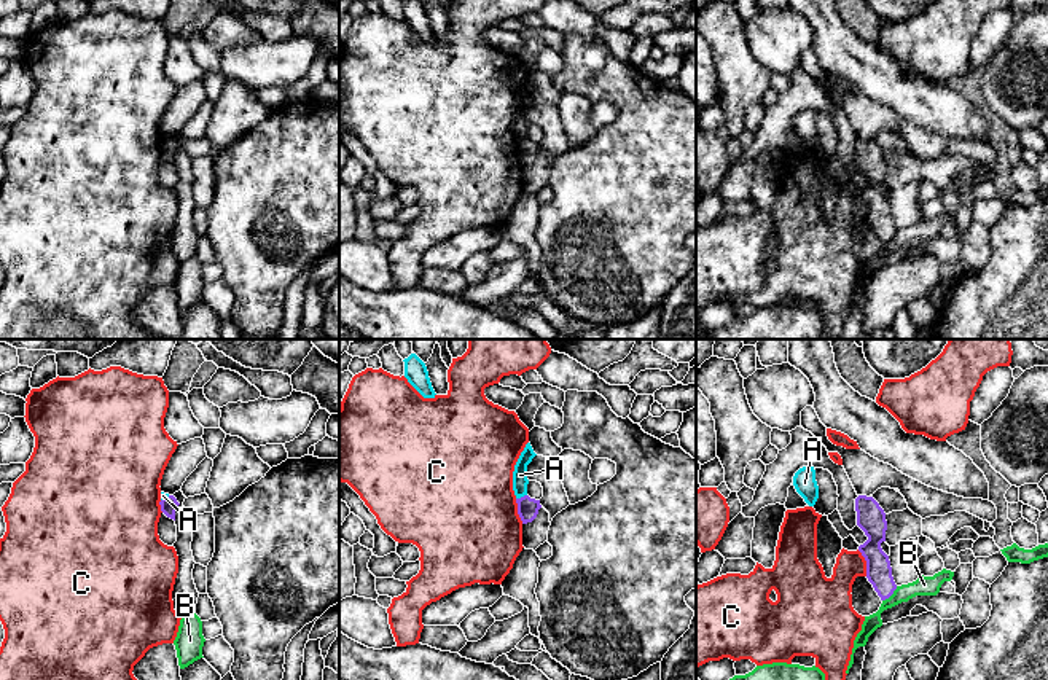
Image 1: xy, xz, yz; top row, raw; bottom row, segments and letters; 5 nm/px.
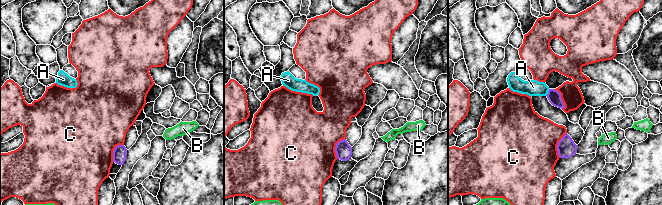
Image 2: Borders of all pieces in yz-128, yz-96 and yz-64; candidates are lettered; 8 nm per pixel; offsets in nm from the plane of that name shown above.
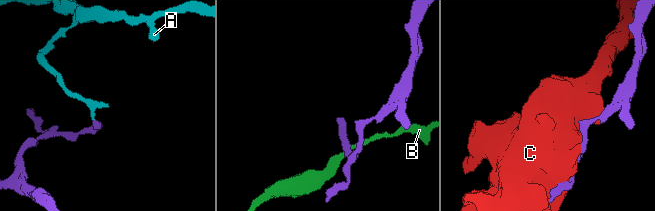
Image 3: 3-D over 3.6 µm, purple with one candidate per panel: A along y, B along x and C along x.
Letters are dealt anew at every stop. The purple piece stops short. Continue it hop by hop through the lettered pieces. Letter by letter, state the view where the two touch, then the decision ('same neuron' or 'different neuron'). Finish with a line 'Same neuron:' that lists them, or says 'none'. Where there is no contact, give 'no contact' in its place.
A: contact in xz; different neuron
B: contact in yz; different neuron
C: contact in yz; different neuron
Same neuron: none

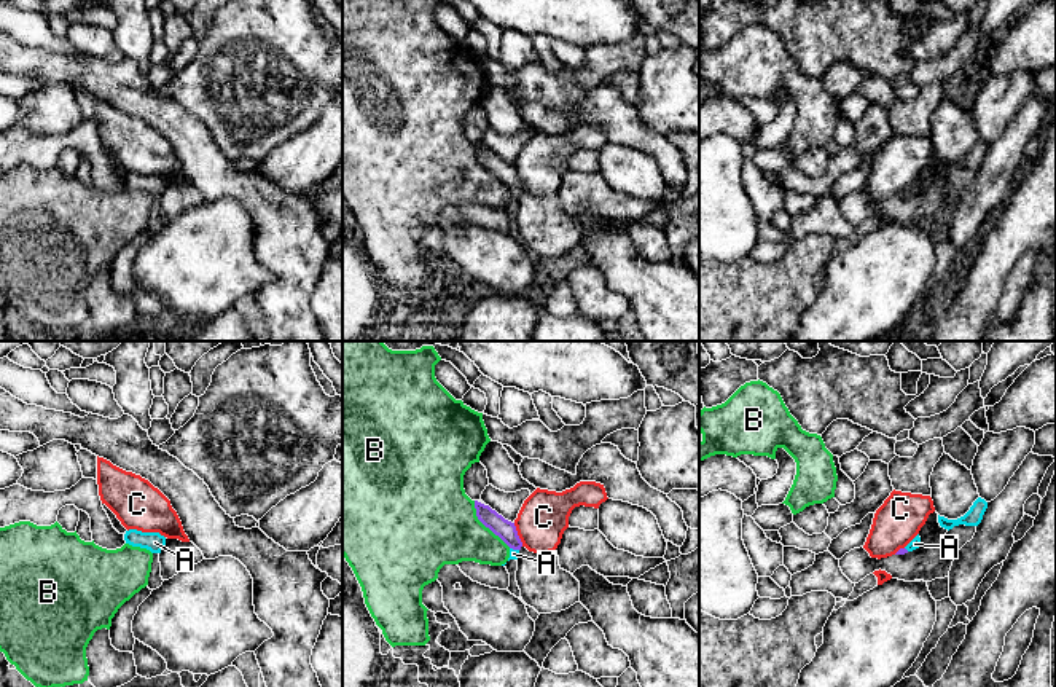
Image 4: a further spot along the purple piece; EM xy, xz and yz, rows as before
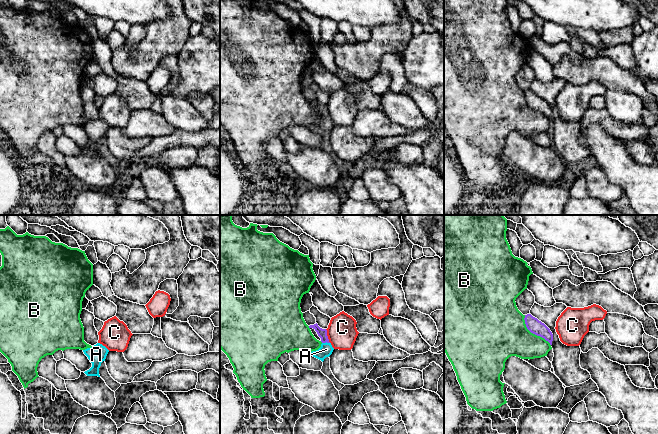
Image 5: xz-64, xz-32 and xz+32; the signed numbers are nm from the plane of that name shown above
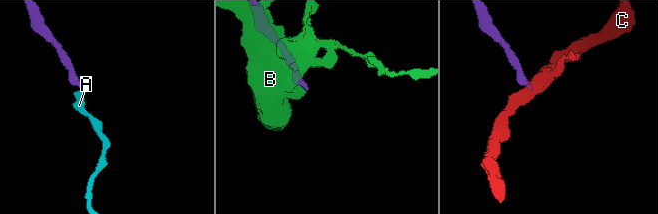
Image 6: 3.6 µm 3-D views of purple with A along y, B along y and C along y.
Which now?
A: contact in xz; same neuron
B: contact in xz; different neuron
C: contact in xz; different neuron
Same neuron: A

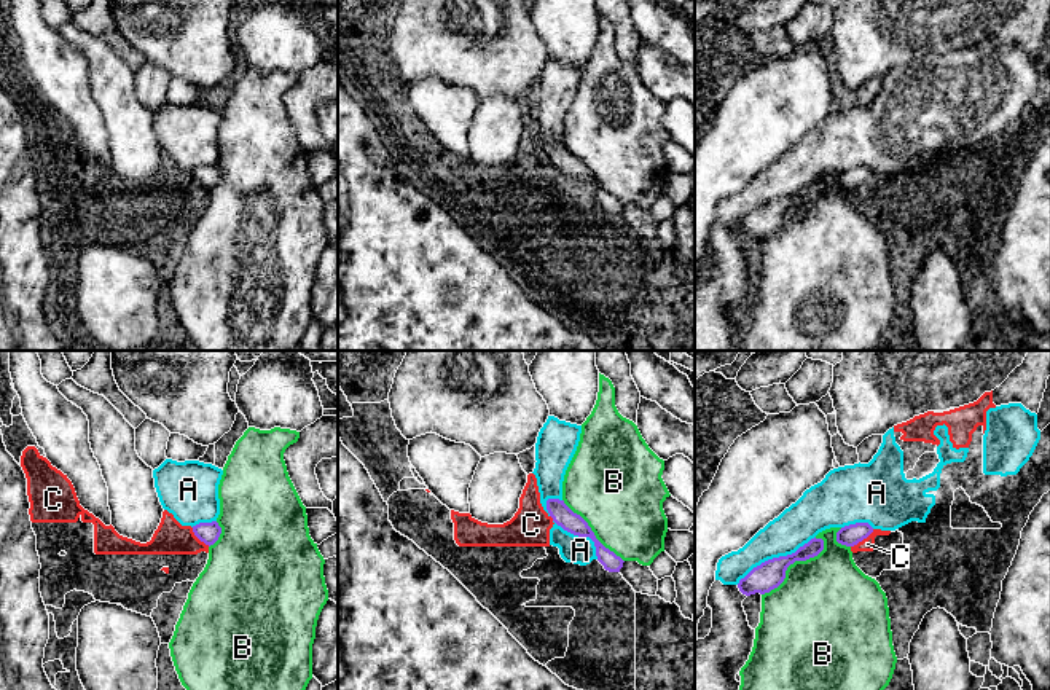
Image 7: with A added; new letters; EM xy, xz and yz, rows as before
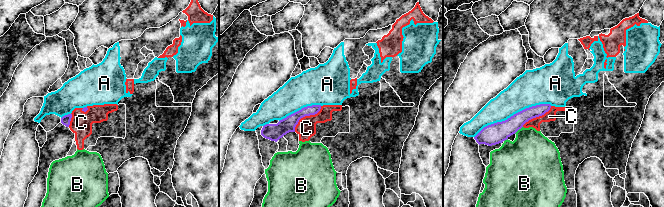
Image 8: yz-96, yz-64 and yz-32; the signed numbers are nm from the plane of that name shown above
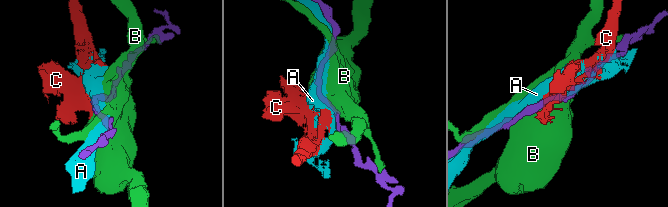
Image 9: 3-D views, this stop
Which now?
A: contact in yz; different neuron
B: contact in yz; different neuron
C: contact in yz; different neuron
Same neuron: none

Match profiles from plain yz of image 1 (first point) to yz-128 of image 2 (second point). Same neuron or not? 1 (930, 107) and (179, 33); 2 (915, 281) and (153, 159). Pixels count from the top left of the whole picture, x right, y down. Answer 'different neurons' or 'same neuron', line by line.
1: different neurons
2: same neuron

